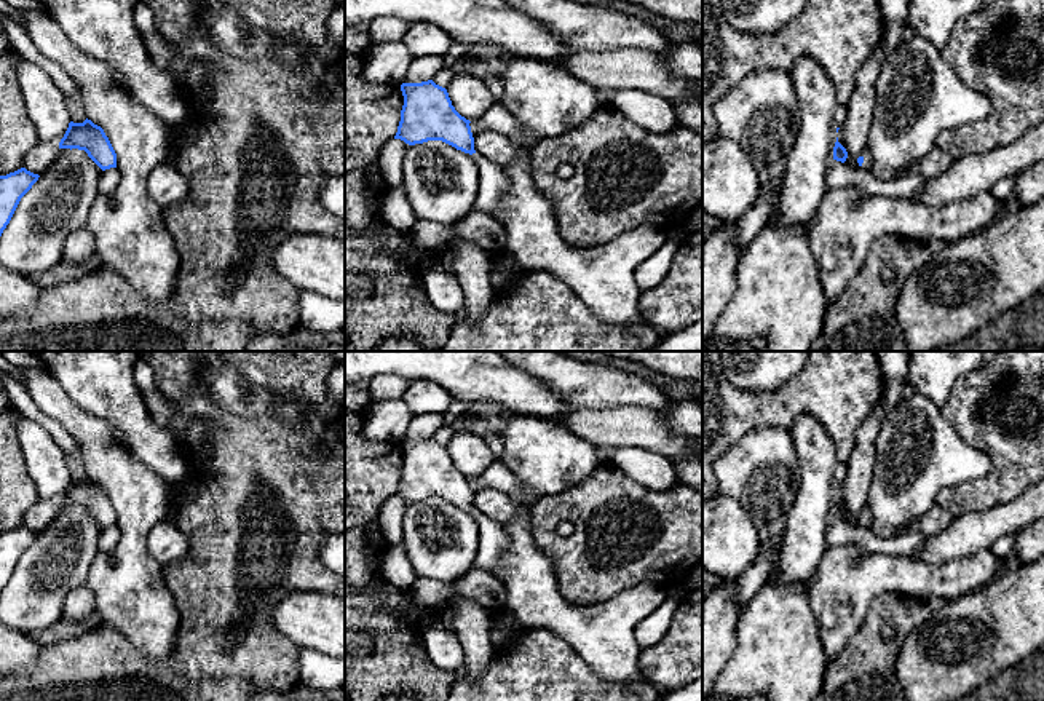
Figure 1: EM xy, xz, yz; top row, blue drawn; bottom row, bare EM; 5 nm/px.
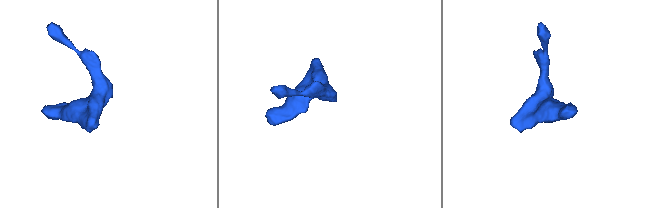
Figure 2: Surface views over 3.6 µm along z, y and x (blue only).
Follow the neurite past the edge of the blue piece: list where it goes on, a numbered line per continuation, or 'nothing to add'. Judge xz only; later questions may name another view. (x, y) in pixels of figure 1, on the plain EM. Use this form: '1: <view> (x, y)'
1: xz (492, 543)

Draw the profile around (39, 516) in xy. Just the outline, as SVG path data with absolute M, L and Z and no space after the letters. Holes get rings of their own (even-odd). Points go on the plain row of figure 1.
M40 498L35 505L27 509L22 525L40 533L54 521L57 511L59 500Z

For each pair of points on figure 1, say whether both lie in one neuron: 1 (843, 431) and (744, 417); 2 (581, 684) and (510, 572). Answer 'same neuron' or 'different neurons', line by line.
1: same neuron
2: different neurons

